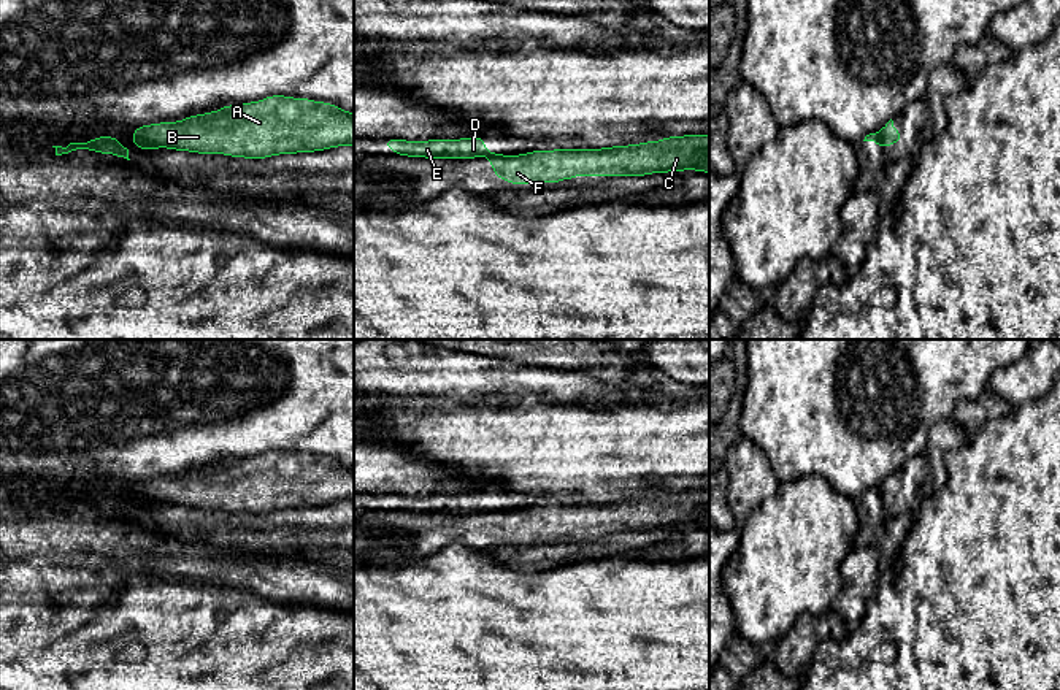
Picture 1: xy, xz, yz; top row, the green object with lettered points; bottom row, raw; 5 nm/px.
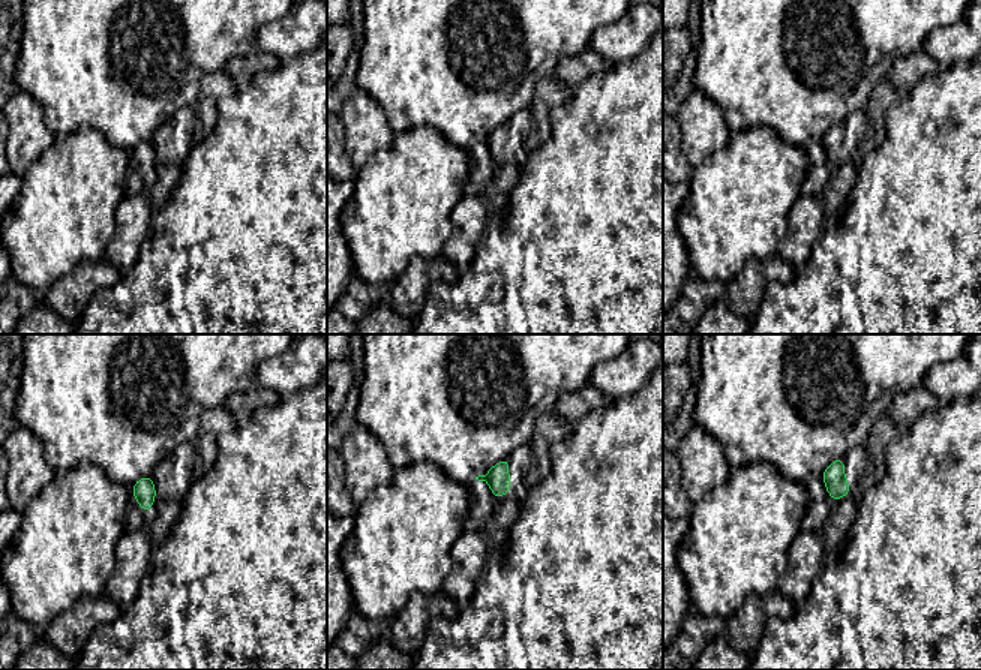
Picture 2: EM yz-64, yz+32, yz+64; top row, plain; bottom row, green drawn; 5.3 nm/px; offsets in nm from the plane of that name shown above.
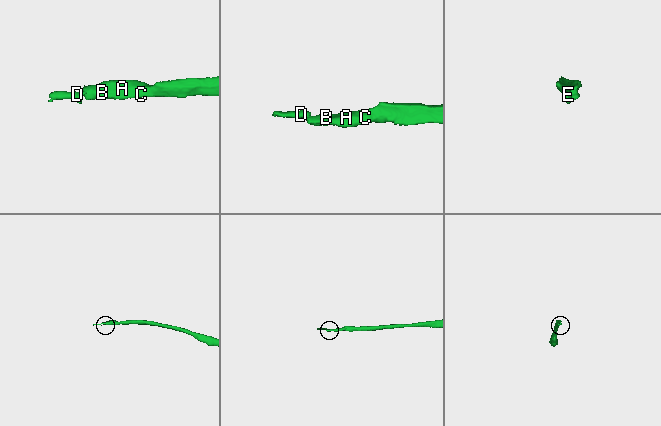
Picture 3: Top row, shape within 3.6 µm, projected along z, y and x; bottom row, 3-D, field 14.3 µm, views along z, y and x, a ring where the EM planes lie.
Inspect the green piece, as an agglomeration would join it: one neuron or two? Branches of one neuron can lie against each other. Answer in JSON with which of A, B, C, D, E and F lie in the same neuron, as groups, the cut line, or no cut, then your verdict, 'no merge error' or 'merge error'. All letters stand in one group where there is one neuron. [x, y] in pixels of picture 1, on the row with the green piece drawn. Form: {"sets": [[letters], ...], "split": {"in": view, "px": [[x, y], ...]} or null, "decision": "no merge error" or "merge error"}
{"sets": [["A", "B", "C", "F"], ["D", "E"]], "split": {"in": "yz", "px": [[878, 134], [884, 146]]}, "decision": "merge error"}

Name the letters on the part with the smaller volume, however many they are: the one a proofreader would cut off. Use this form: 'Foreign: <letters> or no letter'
Foreign: D, E

